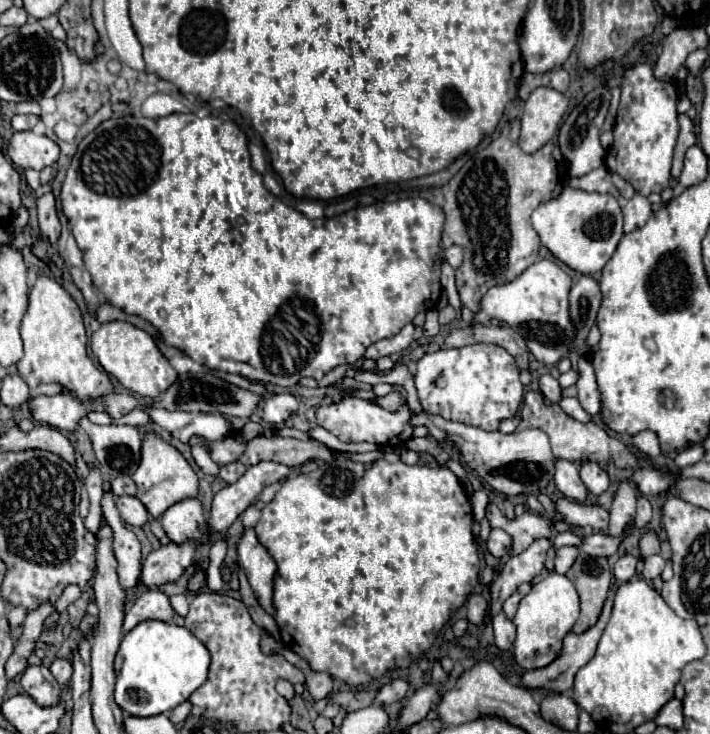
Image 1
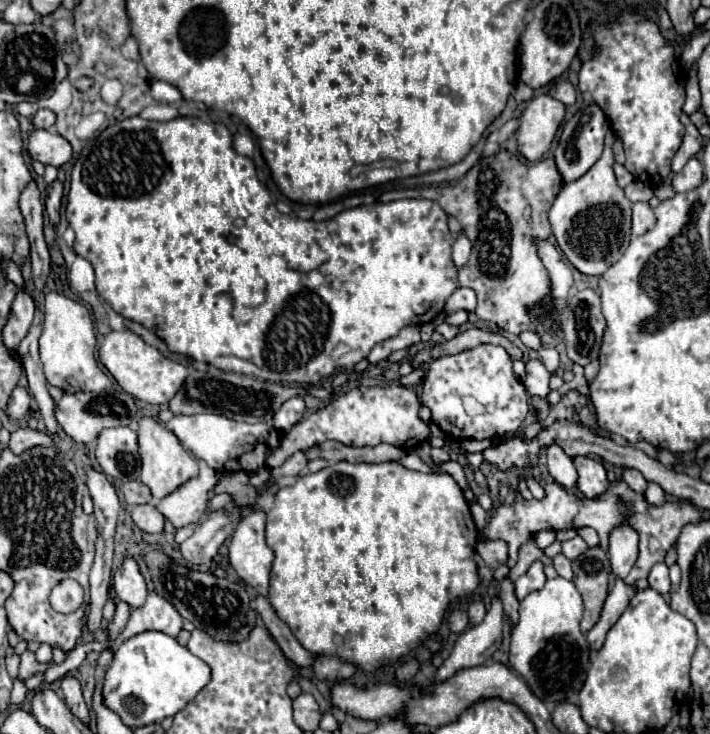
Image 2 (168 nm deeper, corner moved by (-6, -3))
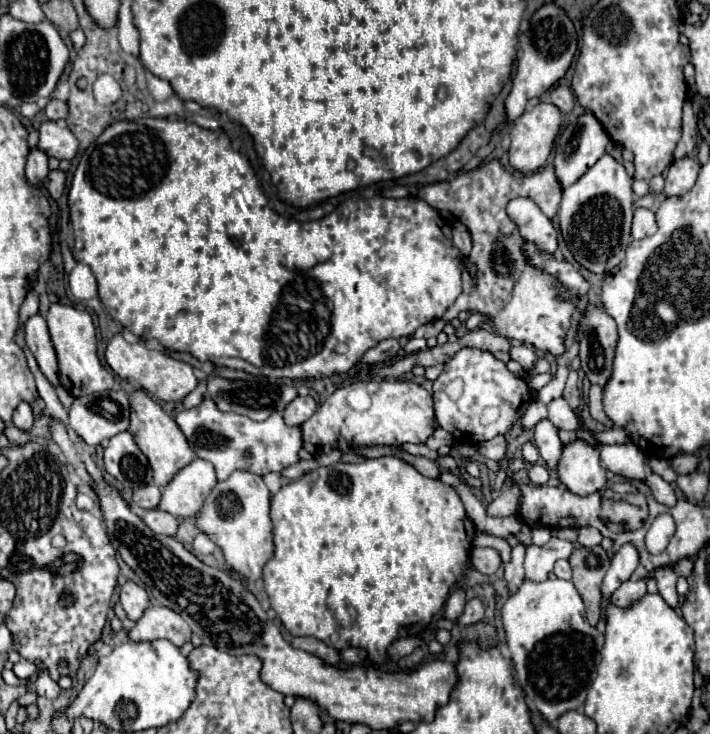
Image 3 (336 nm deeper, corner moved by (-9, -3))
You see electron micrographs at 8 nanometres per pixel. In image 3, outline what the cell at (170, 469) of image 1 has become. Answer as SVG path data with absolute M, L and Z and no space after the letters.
M136 390L136 392L128 394L128 398L130 398L130 408L132 408L128 432L134 434L138 448L146 454L146 458L154 470L154 482L158 486L166 486L178 470L182 470L186 464L190 464L196 458L196 454L188 446L188 442L186 442L184 434L180 432L178 424L174 422L174 418L170 414L166 414L162 410L162 406L156 404L144 390Z

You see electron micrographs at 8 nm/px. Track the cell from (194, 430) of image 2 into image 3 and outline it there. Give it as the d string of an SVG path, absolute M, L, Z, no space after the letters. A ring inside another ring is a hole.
M204 398L200 406L182 410L176 414L176 424L184 432L190 448L198 458L212 462L218 480L226 480L234 470L250 470L254 474L282 472L284 468L296 464L298 452L302 448L302 432L300 426L286 426L280 412L272 412L268 420L256 422L248 416L240 416L234 412L220 412L212 400ZM250 450L250 460L244 458L244 452Z

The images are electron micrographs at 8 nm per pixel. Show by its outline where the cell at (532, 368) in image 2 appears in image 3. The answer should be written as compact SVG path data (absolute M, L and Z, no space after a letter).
M522 344L522 346L512 346L510 348L510 358L516 360L524 370L528 370L538 356L536 356L536 352L530 346L524 346Z

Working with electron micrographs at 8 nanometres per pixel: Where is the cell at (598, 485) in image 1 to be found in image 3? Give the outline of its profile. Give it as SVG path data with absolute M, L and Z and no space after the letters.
M574 440L562 448L554 472L558 480L578 496L594 494L606 484L606 468L600 466L600 450L584 440Z

